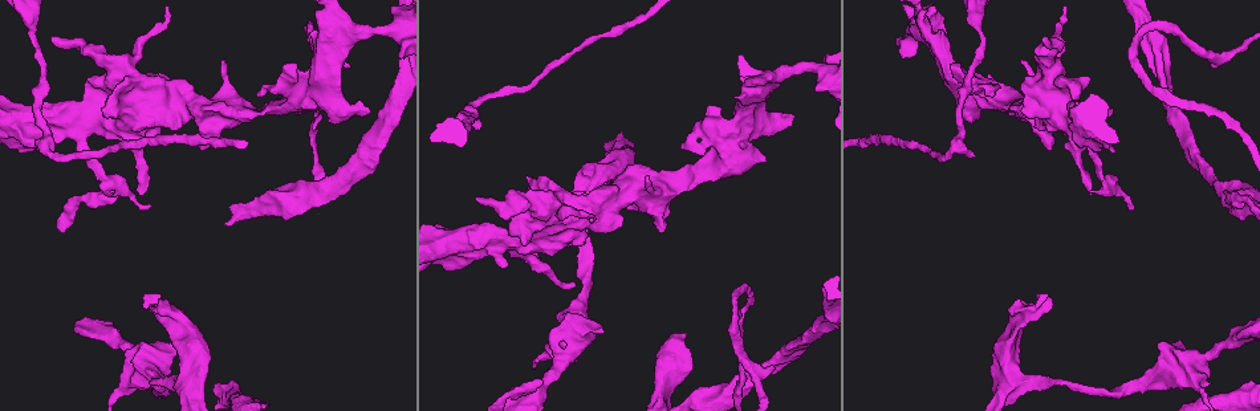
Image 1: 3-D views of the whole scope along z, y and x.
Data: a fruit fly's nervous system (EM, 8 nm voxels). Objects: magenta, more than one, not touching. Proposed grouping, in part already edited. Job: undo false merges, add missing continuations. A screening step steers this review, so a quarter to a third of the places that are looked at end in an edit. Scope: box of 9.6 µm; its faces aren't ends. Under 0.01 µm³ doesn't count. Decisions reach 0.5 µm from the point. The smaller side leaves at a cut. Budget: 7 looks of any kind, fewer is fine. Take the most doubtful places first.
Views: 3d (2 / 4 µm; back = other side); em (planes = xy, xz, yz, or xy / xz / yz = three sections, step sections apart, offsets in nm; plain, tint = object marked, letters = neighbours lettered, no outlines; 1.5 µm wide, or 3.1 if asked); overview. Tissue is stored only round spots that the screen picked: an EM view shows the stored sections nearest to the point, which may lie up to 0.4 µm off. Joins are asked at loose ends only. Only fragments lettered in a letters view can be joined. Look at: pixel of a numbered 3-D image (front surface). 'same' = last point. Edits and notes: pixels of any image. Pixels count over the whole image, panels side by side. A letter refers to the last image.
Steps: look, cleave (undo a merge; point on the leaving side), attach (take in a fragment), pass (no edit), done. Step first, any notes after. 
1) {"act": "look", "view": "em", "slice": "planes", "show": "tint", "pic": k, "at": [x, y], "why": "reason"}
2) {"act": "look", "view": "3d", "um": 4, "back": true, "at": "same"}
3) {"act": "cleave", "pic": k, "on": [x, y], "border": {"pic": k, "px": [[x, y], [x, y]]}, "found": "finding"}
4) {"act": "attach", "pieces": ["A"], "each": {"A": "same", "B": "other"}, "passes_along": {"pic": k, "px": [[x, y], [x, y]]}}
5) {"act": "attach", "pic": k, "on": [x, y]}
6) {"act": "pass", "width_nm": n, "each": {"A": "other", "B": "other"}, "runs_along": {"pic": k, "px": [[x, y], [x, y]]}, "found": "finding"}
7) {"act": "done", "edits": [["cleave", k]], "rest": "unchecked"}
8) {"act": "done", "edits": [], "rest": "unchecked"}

{"act": "look", "view": "em", "slice": "xz", "step": 8, "show": "letters", "pic": 1, "at": [53, 38], "why": "free end"}

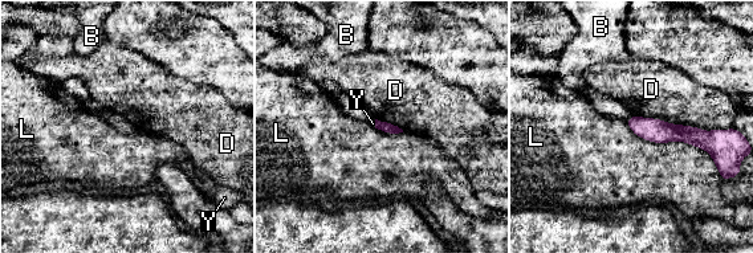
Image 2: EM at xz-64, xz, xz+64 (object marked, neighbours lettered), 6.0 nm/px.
{"act": "pass", "each": {"B": "other", "D": "other", "L": "other", "Y": "other"}, "runs_along": {"pic": 2, "px": [[631, 121], [664, 133], [716, 134]]}, "found": "no lettered fragment goes on from it"}

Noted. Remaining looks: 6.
{"act": "look", "view": "em", "slice": "planes", "show": "plain", "pic": 1, "at": [1216, 66]}

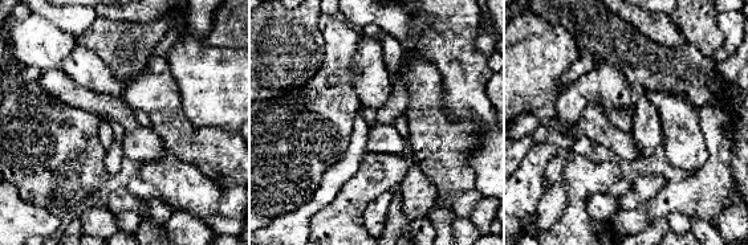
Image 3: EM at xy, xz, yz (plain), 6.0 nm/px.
{"act": "look", "view": "em", "slice": "planes", "show": "tint", "at": "same", "why": "where the object lies"}

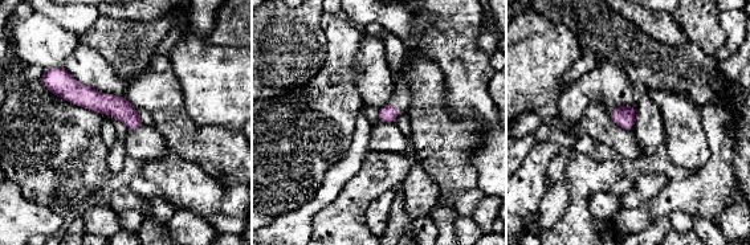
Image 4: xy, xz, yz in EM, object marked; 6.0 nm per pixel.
{"act": "look", "view": "em", "slice": "planes", "show": "letters", "at": "same", "why": "see the neighbours"}

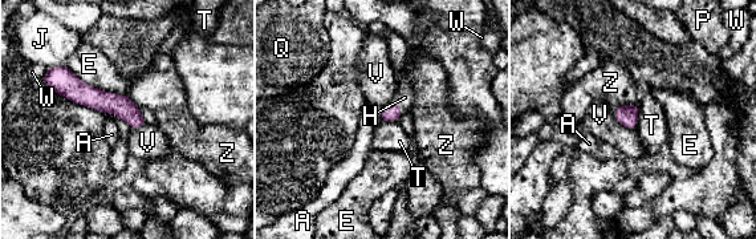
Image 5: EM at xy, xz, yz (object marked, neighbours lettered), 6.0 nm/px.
{"act": "attach", "pieces": ["H"], "longest_contact_nm": ["E", 400], "each": {"A": "other", "E": "other", "H": "same", "J": "other", "P": "other", "Q": "other", "T": "other", "V": "other", "W": "other", "Z": "other"}, "passes_along": {"pic": 5, "px": [[391, 112], [397, 105], [405, 97]]}, "found": "the cell continues"}

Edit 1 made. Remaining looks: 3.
{"act": "look", "view": "em", "slice": "planes", "show": "tint", "pic": 1, "at": [547, 379], "why": "narrows sharply"}

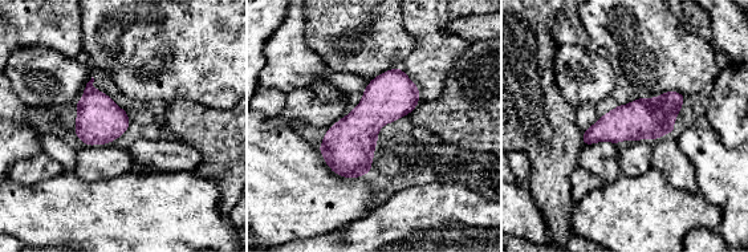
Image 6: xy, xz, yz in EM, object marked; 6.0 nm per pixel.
{"act": "look", "view": "em", "slice": "planes", "show": "letters", "at": "same"}

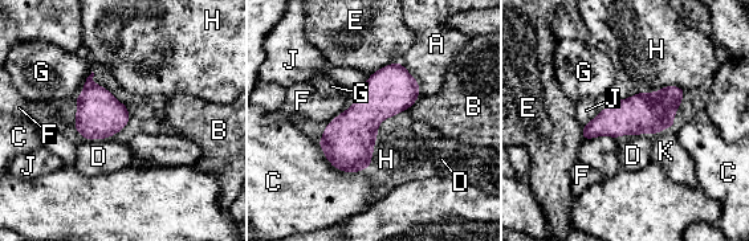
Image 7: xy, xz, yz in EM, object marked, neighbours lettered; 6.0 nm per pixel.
{"act": "pass", "each": {"A": "other", "B": "other", "C": "other", "D": "other", "E": "other", "F": "other", "G": "other", "H": "other", "J": "other", "K": "other"}, "border": {"pic": 7, "px": [[598, 113], [583, 126]]}, "found": "all the same cell"}

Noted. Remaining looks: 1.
{"act": "done", "edits": [["attach", 5]], "rest": "unchecked"}

